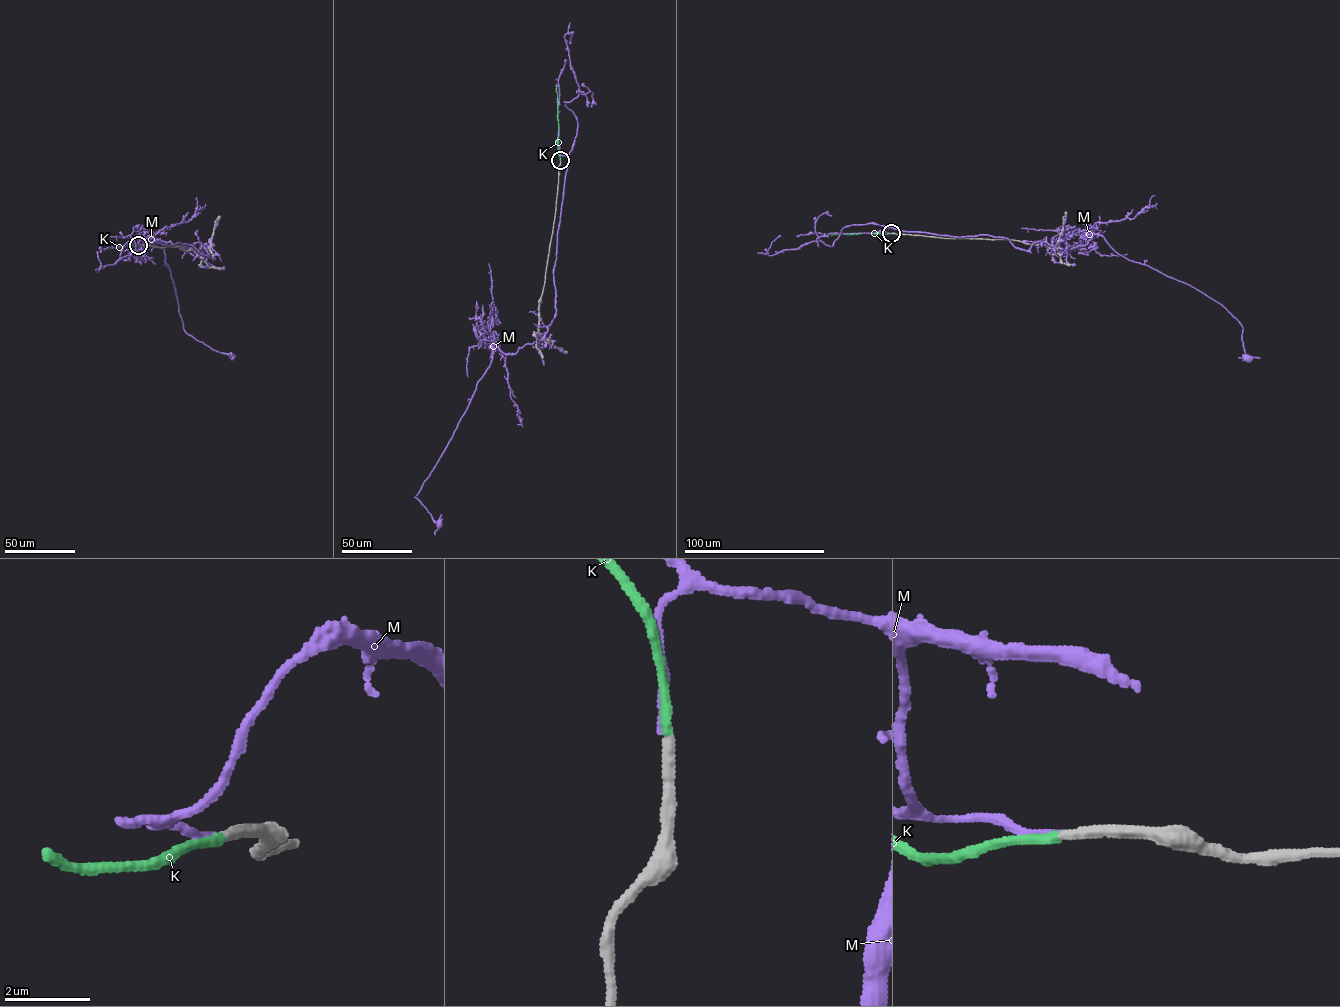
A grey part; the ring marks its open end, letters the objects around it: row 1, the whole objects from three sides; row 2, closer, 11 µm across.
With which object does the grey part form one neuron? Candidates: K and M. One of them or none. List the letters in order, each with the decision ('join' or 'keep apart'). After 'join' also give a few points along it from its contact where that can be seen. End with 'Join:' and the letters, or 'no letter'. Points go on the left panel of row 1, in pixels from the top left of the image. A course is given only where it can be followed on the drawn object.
K: join | via (138, 245), (101, 249)
M: keep apart
Join: K

